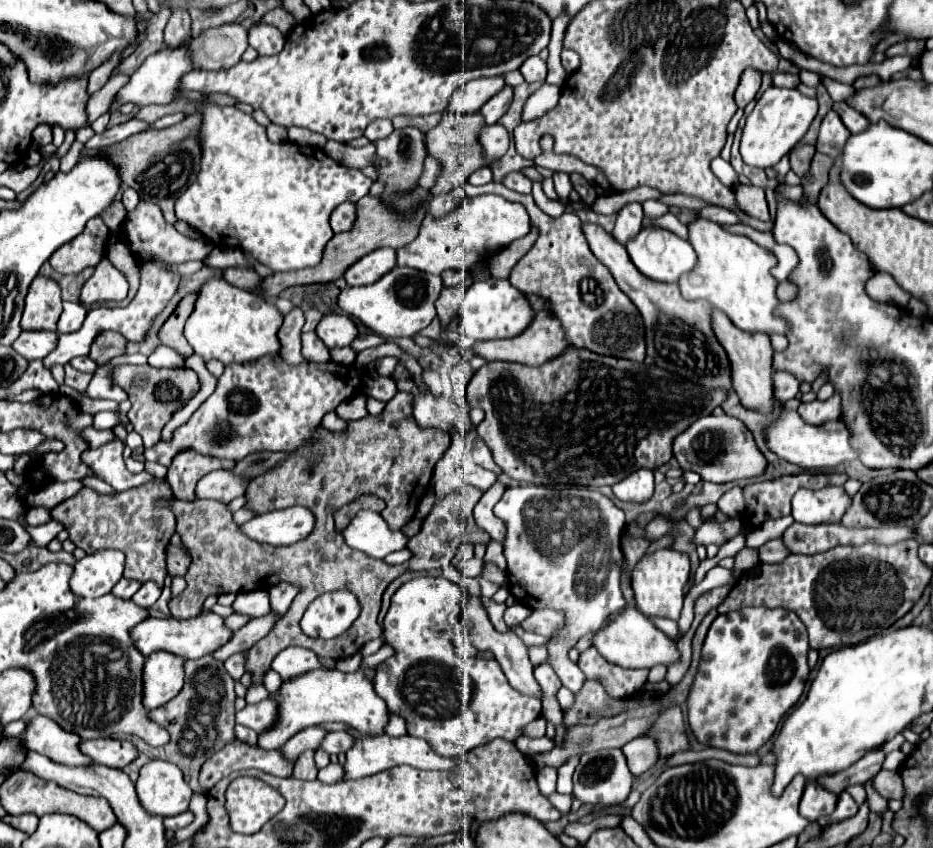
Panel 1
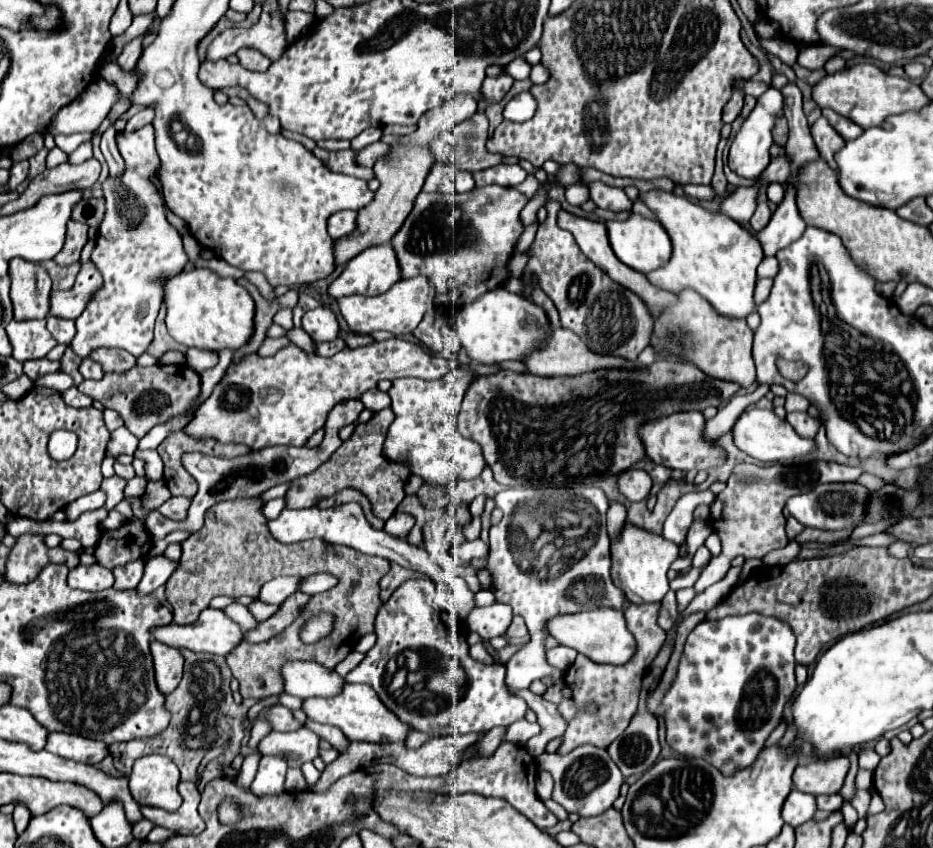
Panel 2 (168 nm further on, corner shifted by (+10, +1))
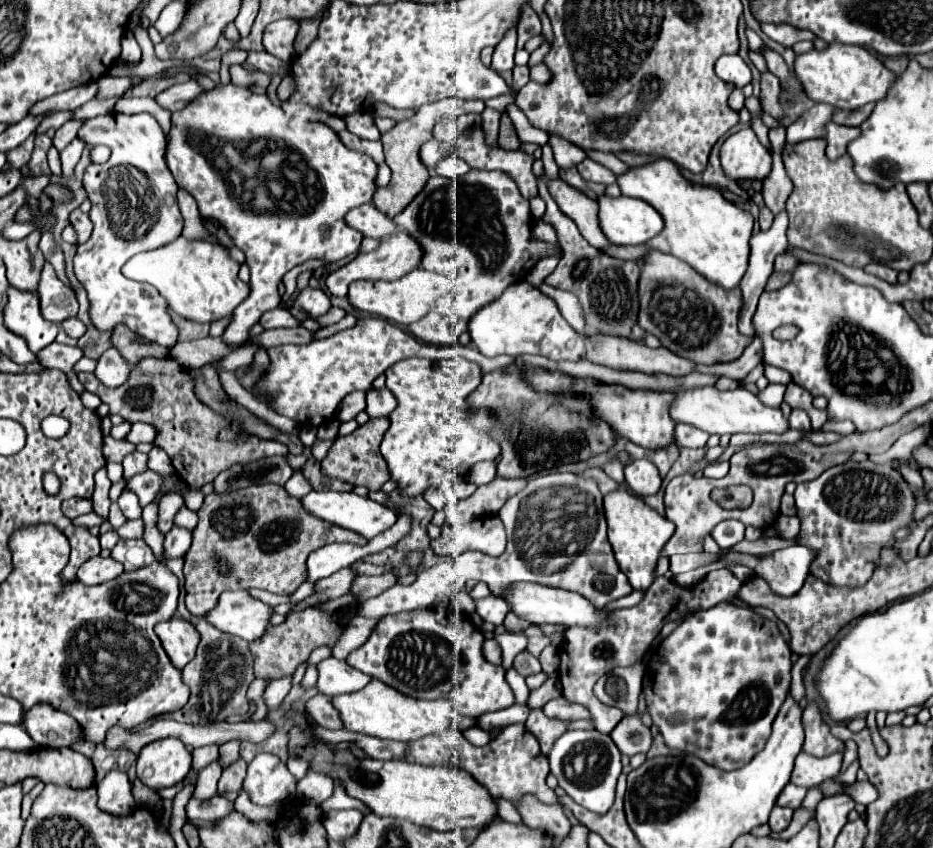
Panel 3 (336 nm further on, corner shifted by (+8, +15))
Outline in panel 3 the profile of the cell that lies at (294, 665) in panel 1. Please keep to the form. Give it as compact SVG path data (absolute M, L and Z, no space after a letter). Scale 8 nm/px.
M327 657L321 663L317 663L317 689L323 695L341 695L341 693L353 693L357 689L363 689L371 681L365 673L359 673L357 669L351 669L347 661L339 661L335 657Z

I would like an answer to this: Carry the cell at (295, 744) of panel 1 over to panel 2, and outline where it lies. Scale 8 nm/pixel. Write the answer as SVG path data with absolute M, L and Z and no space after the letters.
M265 755L259 761L259 771L251 783L251 791L257 797L263 795L277 795L277 793L285 793L285 775L287 775L287 763L283 757L273 757L273 755Z

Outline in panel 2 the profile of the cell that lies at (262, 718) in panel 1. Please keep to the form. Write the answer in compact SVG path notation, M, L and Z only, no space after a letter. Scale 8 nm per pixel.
M275 705L271 707L271 711L267 711L267 719L271 721L275 731L297 731L303 727L303 723L299 723L293 717L293 711L289 711L283 705Z

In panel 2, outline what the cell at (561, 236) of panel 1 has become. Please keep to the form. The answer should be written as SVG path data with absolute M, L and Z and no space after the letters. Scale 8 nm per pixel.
M547 201L545 209L547 219L537 229L525 271L537 277L541 289L555 303L563 327L577 333L591 351L635 361L651 339L653 317L649 307L639 295L611 281L605 271L595 267L595 263L581 253L573 235L557 225L557 211L561 209L559 201Z

